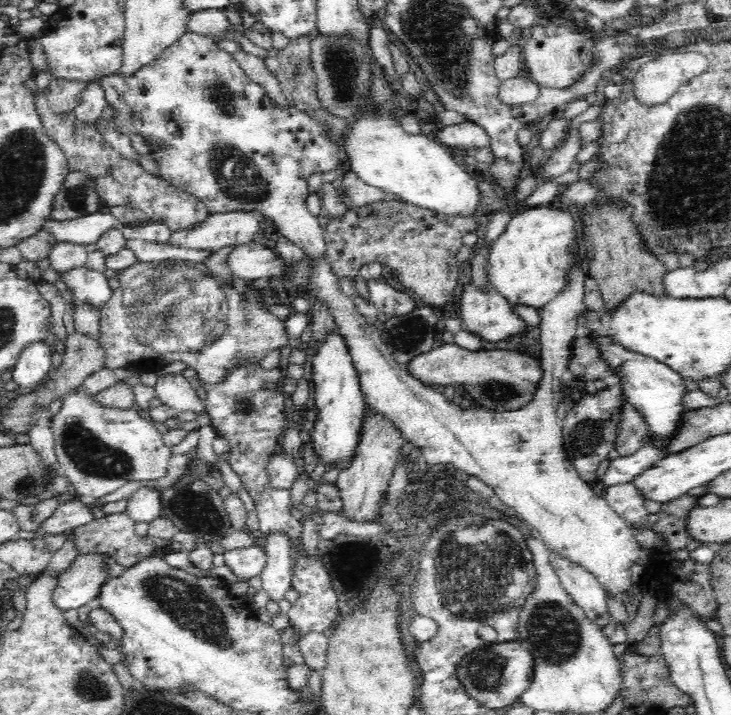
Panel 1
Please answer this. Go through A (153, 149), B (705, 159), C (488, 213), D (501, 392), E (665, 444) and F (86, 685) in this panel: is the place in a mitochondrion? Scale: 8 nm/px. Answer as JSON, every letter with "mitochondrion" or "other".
{"A":"other","B":"mitochondrion","C":"other","D":"mitochondrion","E":"other","F":"mitochondrion"}

